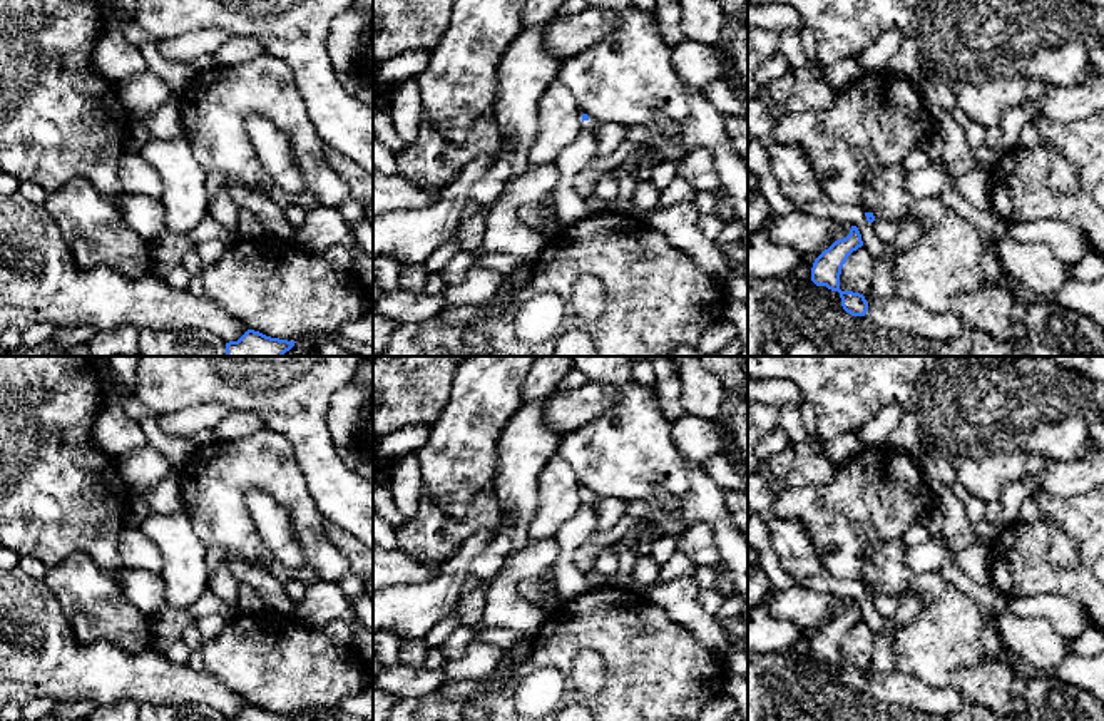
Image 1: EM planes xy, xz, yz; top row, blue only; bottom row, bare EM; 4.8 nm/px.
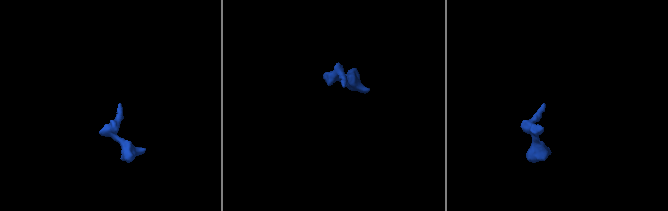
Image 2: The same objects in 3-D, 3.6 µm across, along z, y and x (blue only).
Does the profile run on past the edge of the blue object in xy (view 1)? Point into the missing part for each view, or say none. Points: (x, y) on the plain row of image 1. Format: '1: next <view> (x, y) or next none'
1: next none

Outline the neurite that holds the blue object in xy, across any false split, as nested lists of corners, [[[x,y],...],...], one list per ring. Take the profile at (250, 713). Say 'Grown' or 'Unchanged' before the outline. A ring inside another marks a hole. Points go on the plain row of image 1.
Unchanged. [[[248,704],[238,716],[229,716],[226,721],[294,721],[296,716],[266,711],[259,706]]]

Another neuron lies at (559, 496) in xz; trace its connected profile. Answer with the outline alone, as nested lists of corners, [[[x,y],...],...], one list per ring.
[[[555,453],[537,478],[537,510],[527,530],[529,542],[554,539],[582,505],[582,487],[574,468]]]

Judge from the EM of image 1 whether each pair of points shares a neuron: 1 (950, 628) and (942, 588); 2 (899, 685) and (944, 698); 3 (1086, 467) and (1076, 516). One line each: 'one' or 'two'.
1: one
2: one
3: two

